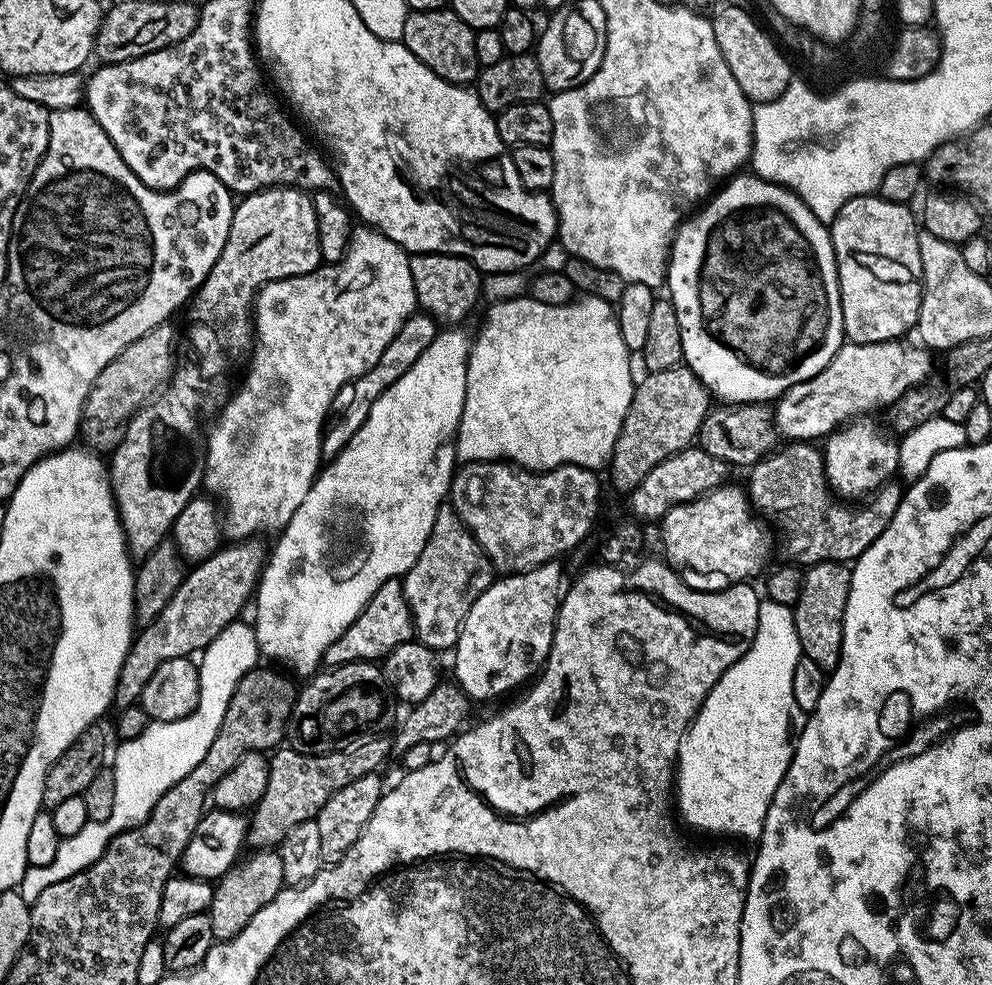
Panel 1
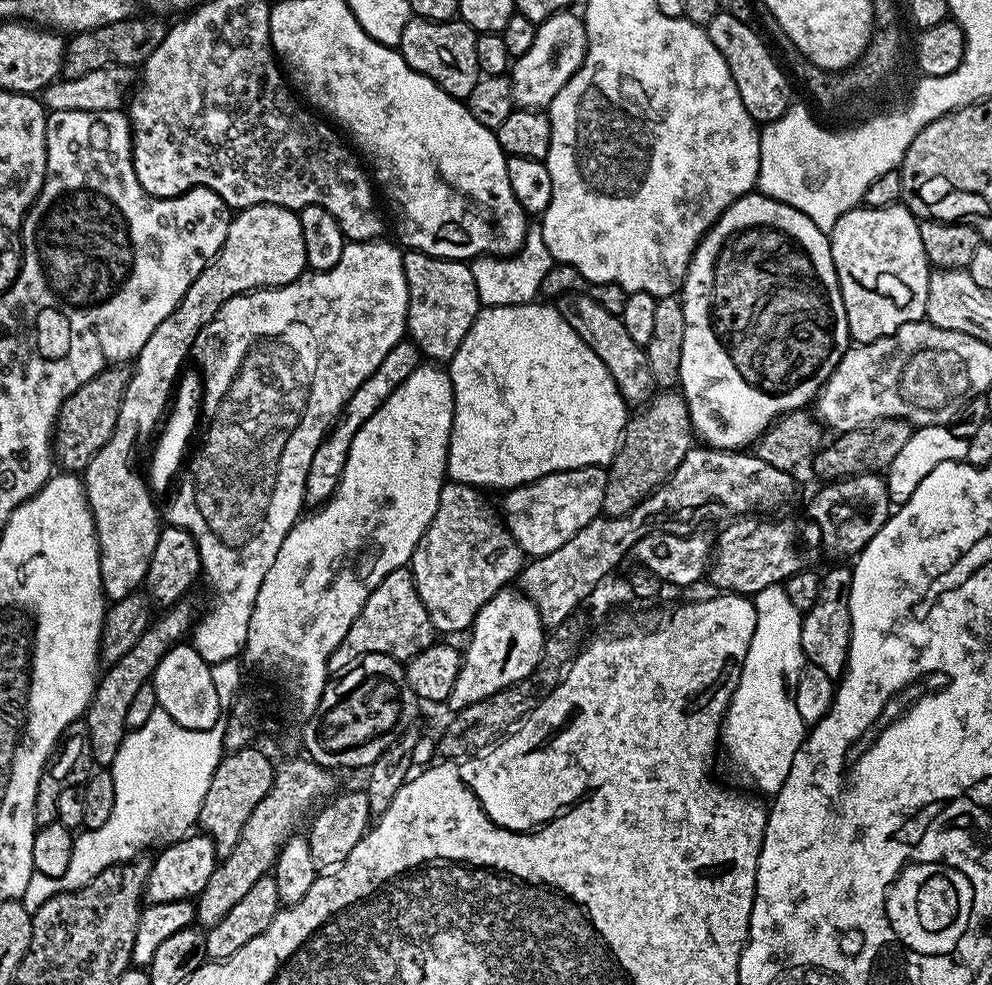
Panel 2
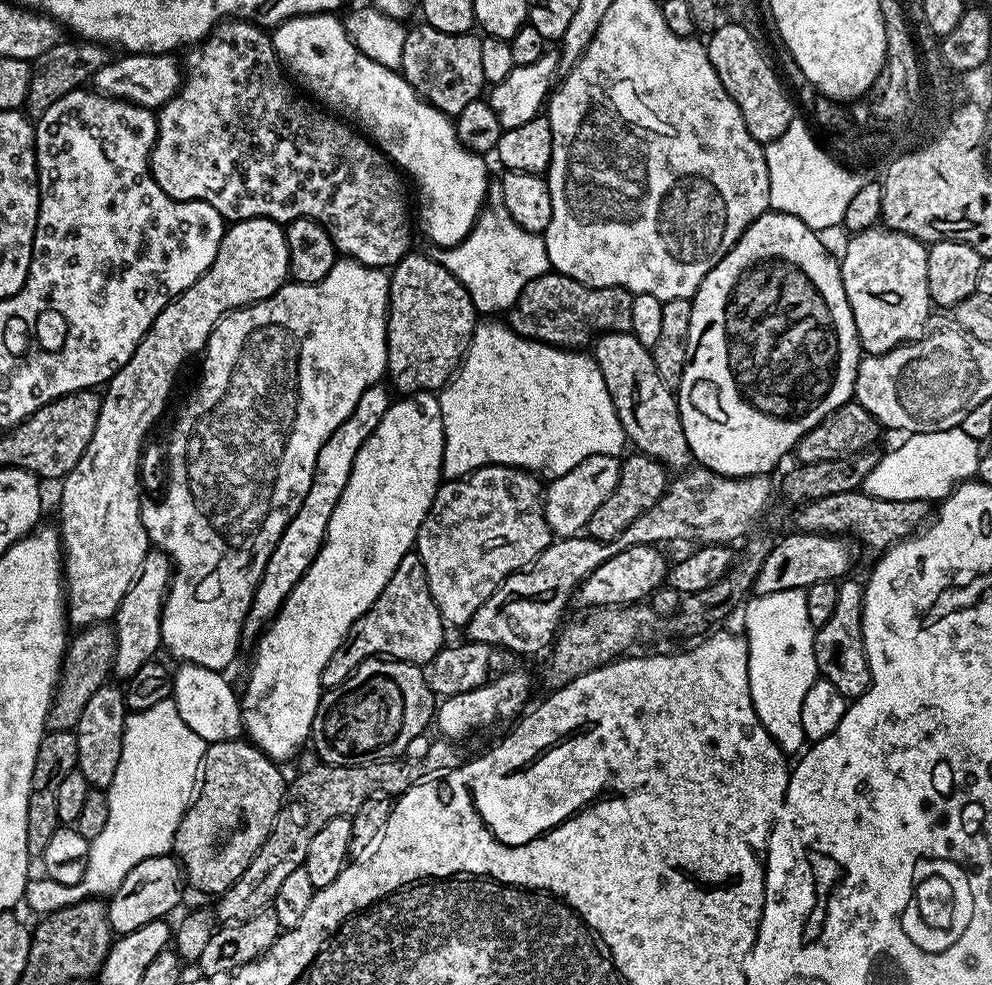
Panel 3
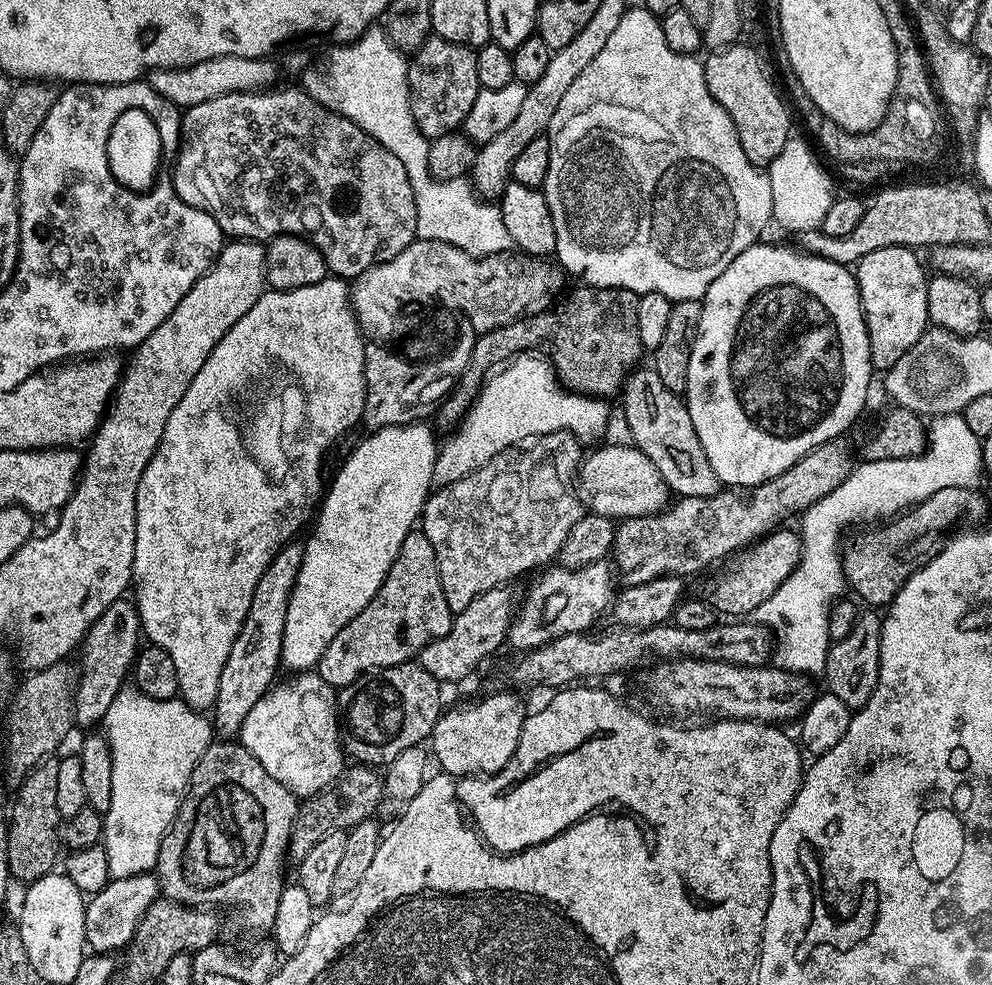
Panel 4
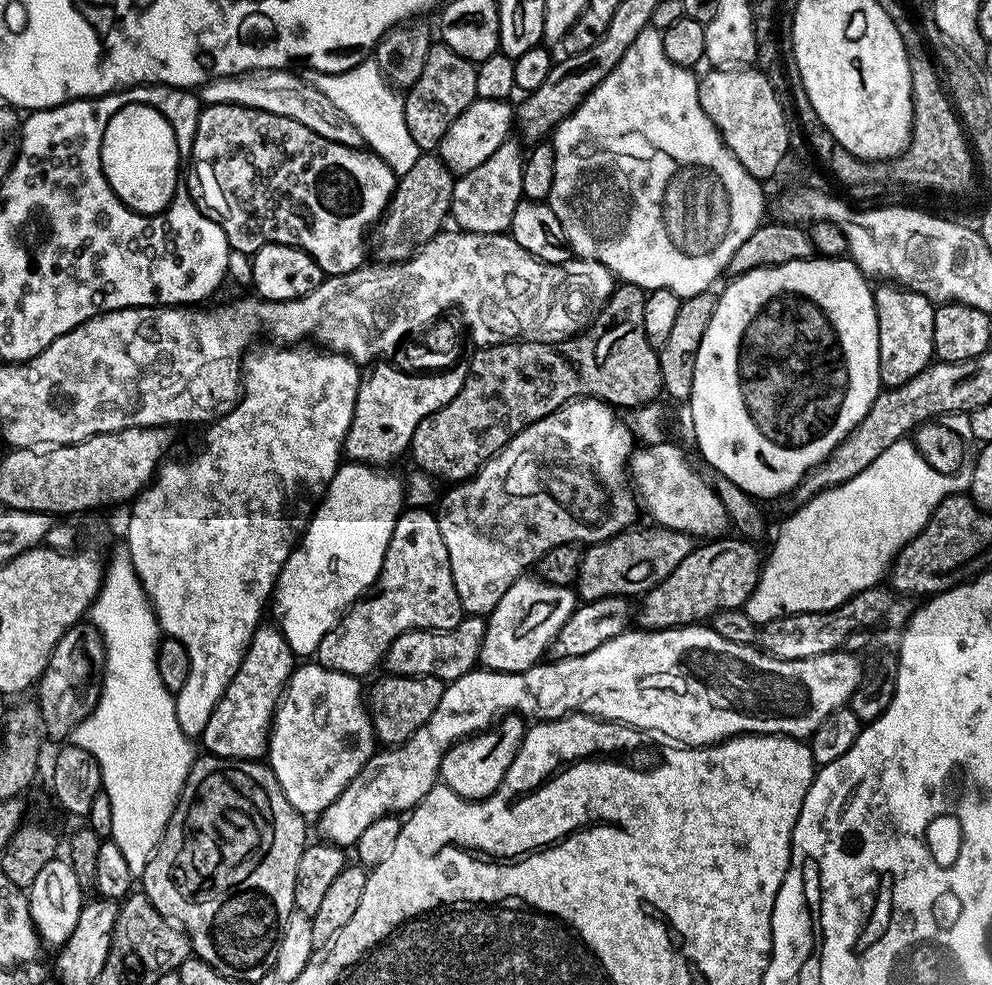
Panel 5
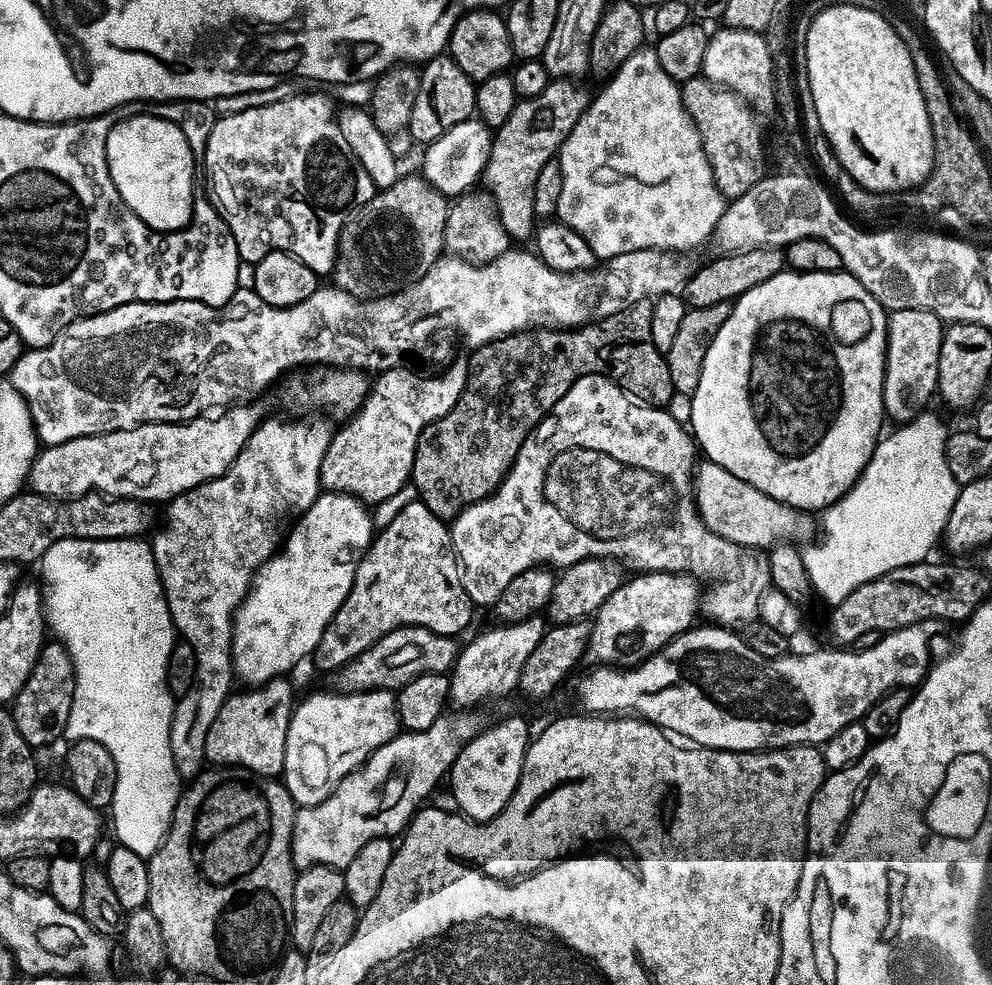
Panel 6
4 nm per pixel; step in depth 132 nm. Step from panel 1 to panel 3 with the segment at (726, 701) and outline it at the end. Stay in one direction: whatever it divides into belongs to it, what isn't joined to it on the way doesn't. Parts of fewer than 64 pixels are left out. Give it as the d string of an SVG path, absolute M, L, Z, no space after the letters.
M802 588L778 590L778 594L756 596L743 605L743 612L754 710L767 732L777 737L785 735L782 744L785 753L799 753L806 744L802 730L802 698L806 698L806 690L818 679L814 629L806 615L806 591Z

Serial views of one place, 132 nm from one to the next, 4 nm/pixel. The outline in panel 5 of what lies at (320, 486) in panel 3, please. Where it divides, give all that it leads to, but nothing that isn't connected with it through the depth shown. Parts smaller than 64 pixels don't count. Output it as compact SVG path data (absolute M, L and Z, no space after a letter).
M272 622L261 623L252 635L250 646L202 737L207 751L214 756L227 760L260 760L268 751L268 734L272 731L272 720L276 717L276 708L284 694L288 679L292 677L298 660L279 627Z

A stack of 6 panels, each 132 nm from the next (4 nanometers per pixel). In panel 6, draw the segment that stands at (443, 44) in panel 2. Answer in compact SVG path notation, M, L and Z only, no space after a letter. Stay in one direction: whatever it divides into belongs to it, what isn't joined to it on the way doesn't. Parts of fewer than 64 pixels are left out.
M441 54L432 57L419 69L418 96L414 98L414 110L406 129L417 145L427 146L442 138L446 130L458 126L458 122L473 119L476 111L476 84L454 62L452 57Z

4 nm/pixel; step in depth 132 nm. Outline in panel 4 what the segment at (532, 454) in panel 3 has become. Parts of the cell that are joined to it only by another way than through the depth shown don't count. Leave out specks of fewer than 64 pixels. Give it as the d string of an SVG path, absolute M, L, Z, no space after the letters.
M520 354L513 360L516 360L513 364L505 363L499 371L485 379L476 401L468 407L464 419L449 435L453 436L445 444L443 441L439 445L432 471L432 483L436 488L445 488L466 478L474 470L486 466L490 458L535 437L551 432L570 432L586 440L600 436L607 430L607 399L569 392L543 355Z

